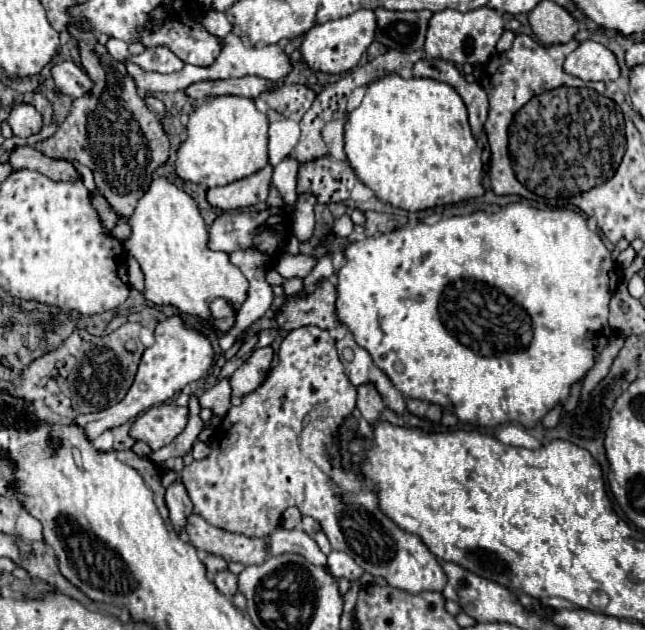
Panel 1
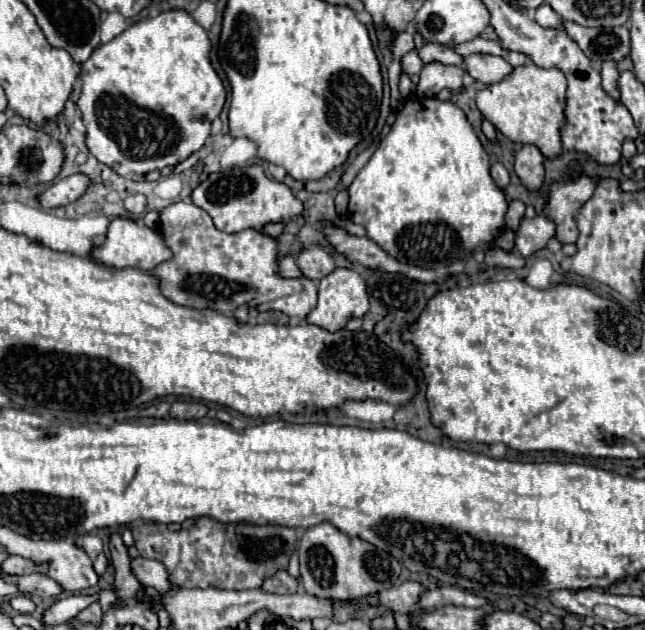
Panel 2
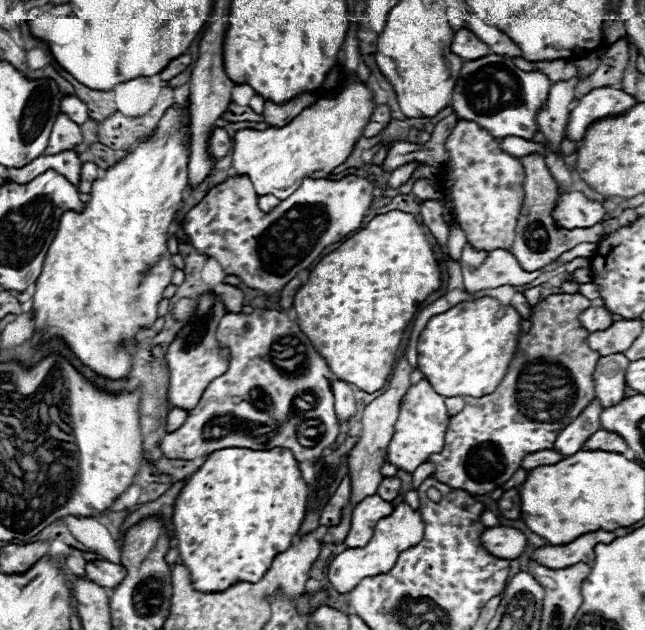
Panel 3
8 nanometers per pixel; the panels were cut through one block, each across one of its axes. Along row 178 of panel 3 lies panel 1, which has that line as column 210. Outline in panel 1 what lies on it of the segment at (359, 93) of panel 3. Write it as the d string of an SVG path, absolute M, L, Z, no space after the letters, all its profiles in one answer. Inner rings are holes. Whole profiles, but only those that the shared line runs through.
M168 178L152 180L128 218L128 226L132 232L122 246L126 254L138 260L146 276L146 300L152 304L172 304L180 312L204 320L210 316L208 304L218 296L228 298L236 308L242 306L248 292L248 280L240 268L228 262L228 254L208 250L208 230L196 200L176 188Z

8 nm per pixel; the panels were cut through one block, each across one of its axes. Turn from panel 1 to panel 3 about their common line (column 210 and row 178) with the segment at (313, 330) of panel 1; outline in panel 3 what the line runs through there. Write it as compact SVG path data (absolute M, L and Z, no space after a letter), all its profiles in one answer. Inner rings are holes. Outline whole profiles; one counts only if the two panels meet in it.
M460 120L452 134L446 140L446 152L448 152L448 162L440 168L440 180L438 186L444 190L444 184L452 180L450 196L454 202L454 212L456 212L456 222L464 230L468 242L476 250L510 250L514 242L514 230L516 230L516 220L520 216L520 208L524 202L524 166L518 156L512 156L508 152L500 150L500 144L496 138L492 138L486 130L482 130L478 124Z

